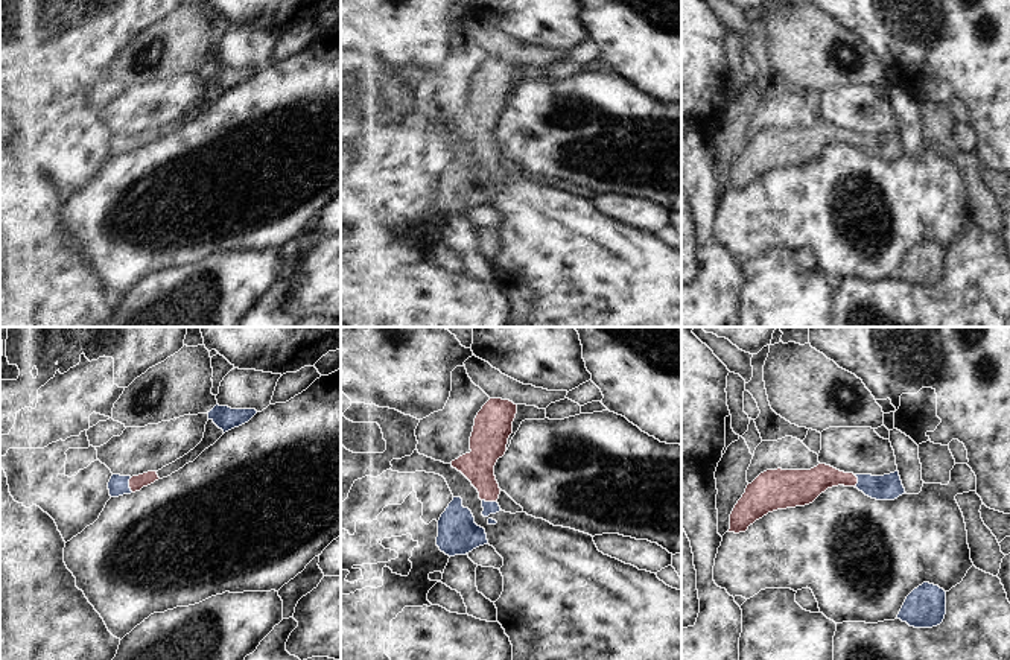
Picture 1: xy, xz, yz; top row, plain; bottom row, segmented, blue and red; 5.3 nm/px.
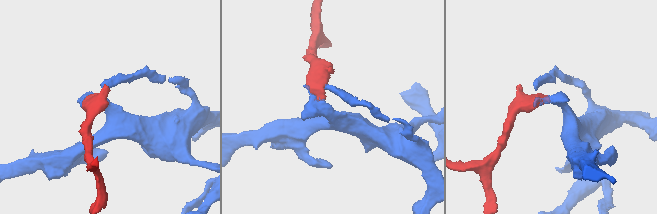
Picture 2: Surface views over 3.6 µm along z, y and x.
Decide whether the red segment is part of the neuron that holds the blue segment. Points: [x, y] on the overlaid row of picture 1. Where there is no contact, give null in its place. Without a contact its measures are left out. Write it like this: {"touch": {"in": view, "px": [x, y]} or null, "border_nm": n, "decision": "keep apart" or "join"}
{"touch": {"in": "xy", "px": [128, 485]}, "border_nm": 80, "decision": "join"}

